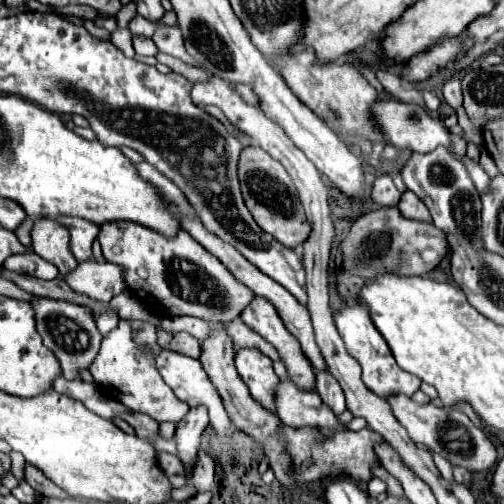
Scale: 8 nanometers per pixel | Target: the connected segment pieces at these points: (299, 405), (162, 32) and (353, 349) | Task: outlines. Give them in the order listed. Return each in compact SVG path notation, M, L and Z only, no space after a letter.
M281 380L275 388L275 414L289 428L305 428L305 426L329 426L337 424L337 416L331 408L323 404L315 390L303 390L291 380Z
M171 26L171 28L159 28L153 36L153 42L157 44L159 52L163 54L169 54L169 56L175 56L187 64L193 64L193 60L189 60L189 56L185 56L185 46L183 46L183 40L181 40L181 34L177 32L177 26Z
M355 304L355 306L345 306L341 310L335 312L335 326L337 330L341 332L341 338L345 340L345 346L349 348L349 354L353 358L357 358L357 362L361 364L363 368L363 380L365 380L365 386L373 392L377 392L381 398L389 396L391 392L401 392L405 396L413 396L419 386L421 386L421 380L405 370L401 370L385 342L385 338L379 334L379 330L373 326L371 318L369 318L369 312L363 304Z

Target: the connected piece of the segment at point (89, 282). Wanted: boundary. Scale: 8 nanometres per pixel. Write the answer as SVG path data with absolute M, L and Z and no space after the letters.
M95 260L81 262L65 280L71 288L77 288L77 292L93 296L93 300L99 300L101 304L107 304L113 296L125 292L127 286L123 268L119 264Z

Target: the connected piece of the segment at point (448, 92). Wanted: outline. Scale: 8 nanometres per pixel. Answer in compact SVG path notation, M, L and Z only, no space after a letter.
M449 76L445 80L445 84L443 84L443 96L445 96L445 100L447 100L447 104L451 108L461 106L461 100L463 100L461 98L461 82L459 82L457 76Z

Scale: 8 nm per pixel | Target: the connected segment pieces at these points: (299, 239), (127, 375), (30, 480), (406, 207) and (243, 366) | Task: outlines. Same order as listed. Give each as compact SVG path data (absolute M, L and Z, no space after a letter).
M245 146L241 150L241 158L239 158L239 182L241 182L245 206L253 214L255 222L267 234L271 234L275 240L279 240L287 248L295 248L297 244L303 244L307 240L307 236L311 232L309 222L307 222L303 206L299 202L297 188L279 160L271 158L259 146Z
M119 320L119 326L107 338L103 338L101 350L89 370L99 386L103 386L115 400L119 400L133 412L147 414L157 422L173 424L181 422L189 412L189 406L177 400L177 396L173 396L173 390L161 380L161 374L155 368L155 360L149 354L143 354L137 344L133 344L127 320Z
M31 464L25 466L25 482L41 492L41 496L51 496L51 498L71 498L63 488L57 488L39 468L33 468Z
M407 190L407 192L401 196L397 208L401 210L401 214L403 214L405 218L415 218L415 220L425 220L425 222L431 220L427 206L425 206L411 190Z
M235 348L235 366L243 382L247 384L251 396L273 410L273 384L277 384L277 376L273 372L273 362L257 348Z

